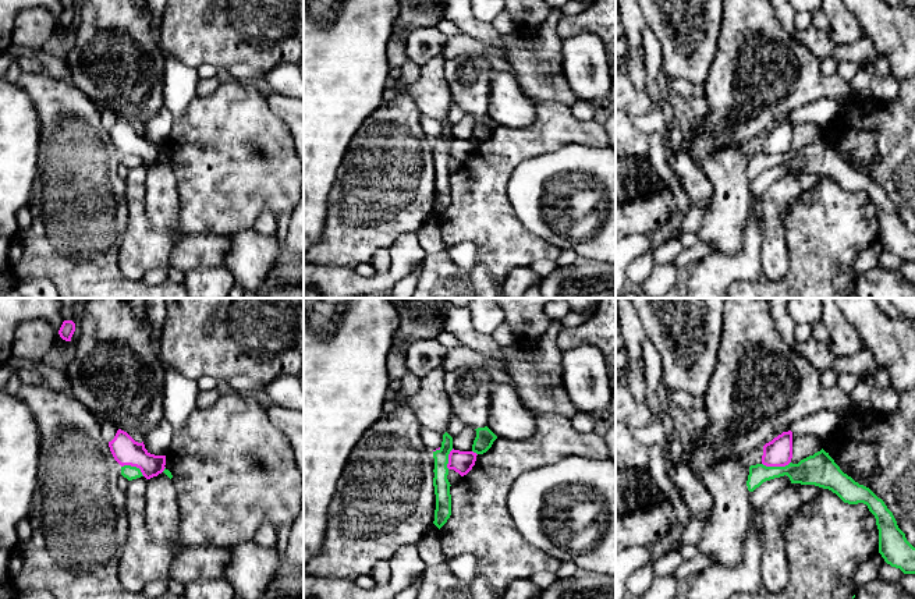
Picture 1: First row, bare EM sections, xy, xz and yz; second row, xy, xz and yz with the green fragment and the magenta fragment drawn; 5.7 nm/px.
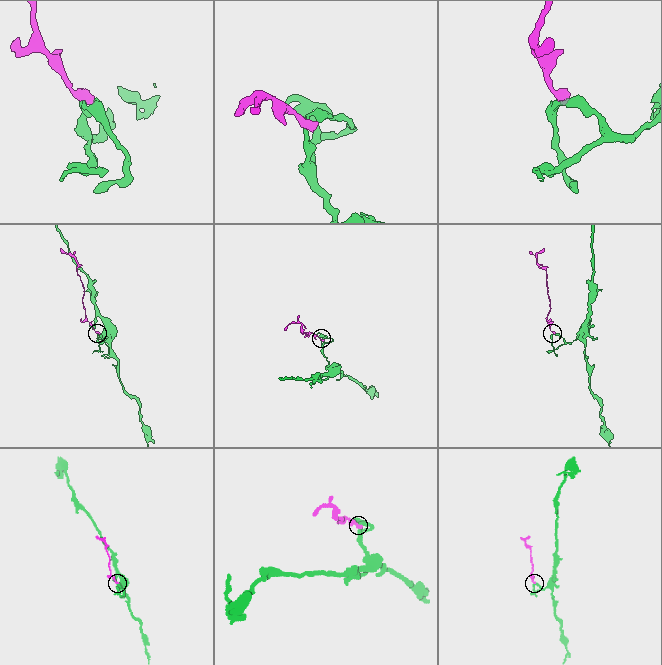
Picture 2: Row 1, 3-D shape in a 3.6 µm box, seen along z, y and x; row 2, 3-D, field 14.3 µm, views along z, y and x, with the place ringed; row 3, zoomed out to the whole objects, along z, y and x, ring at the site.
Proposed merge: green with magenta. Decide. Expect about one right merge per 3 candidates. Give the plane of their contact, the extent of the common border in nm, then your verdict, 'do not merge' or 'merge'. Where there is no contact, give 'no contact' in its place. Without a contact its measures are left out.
yz | 170 nm | do not merge

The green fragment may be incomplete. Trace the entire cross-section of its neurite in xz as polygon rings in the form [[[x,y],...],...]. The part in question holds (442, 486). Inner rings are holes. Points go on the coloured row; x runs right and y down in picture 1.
[[[446,432],[443,435],[441,447],[433,451],[435,458],[435,495],[436,495],[436,510],[433,524],[440,529],[451,515],[451,495],[448,475],[448,454],[453,450],[453,437]]]

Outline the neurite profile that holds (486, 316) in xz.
[[[472,298],[468,309],[472,326],[480,334],[493,336],[506,323],[506,312],[494,298]]]

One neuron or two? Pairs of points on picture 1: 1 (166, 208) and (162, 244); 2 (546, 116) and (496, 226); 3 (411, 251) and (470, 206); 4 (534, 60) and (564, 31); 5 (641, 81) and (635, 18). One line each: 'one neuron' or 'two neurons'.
1: two neurons
2: one neuron
3: two neurons
4: two neurons
5: one neuron

